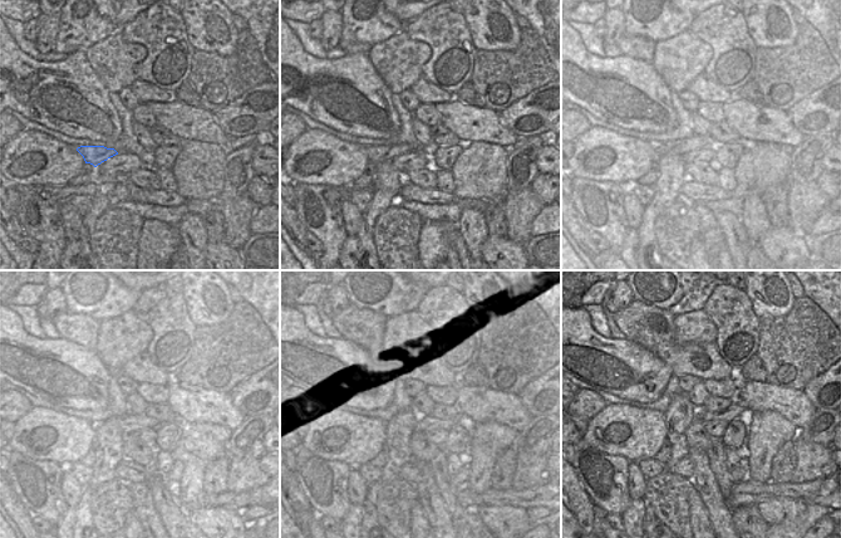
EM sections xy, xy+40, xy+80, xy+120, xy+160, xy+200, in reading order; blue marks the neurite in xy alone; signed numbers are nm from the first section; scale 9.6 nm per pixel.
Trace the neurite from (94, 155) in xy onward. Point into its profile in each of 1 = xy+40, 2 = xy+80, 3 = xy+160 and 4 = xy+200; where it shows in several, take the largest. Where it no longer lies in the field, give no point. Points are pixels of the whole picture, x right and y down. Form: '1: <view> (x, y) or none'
1: xy+40 (375, 153)
2: xy+80 (680, 147)
3: xy+160 (421, 421)
4: xy+200 (736, 409)

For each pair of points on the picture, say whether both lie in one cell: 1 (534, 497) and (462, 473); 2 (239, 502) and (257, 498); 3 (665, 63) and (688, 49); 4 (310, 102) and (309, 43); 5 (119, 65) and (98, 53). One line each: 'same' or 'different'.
1: different
2: same
3: same
4: different
5: same

